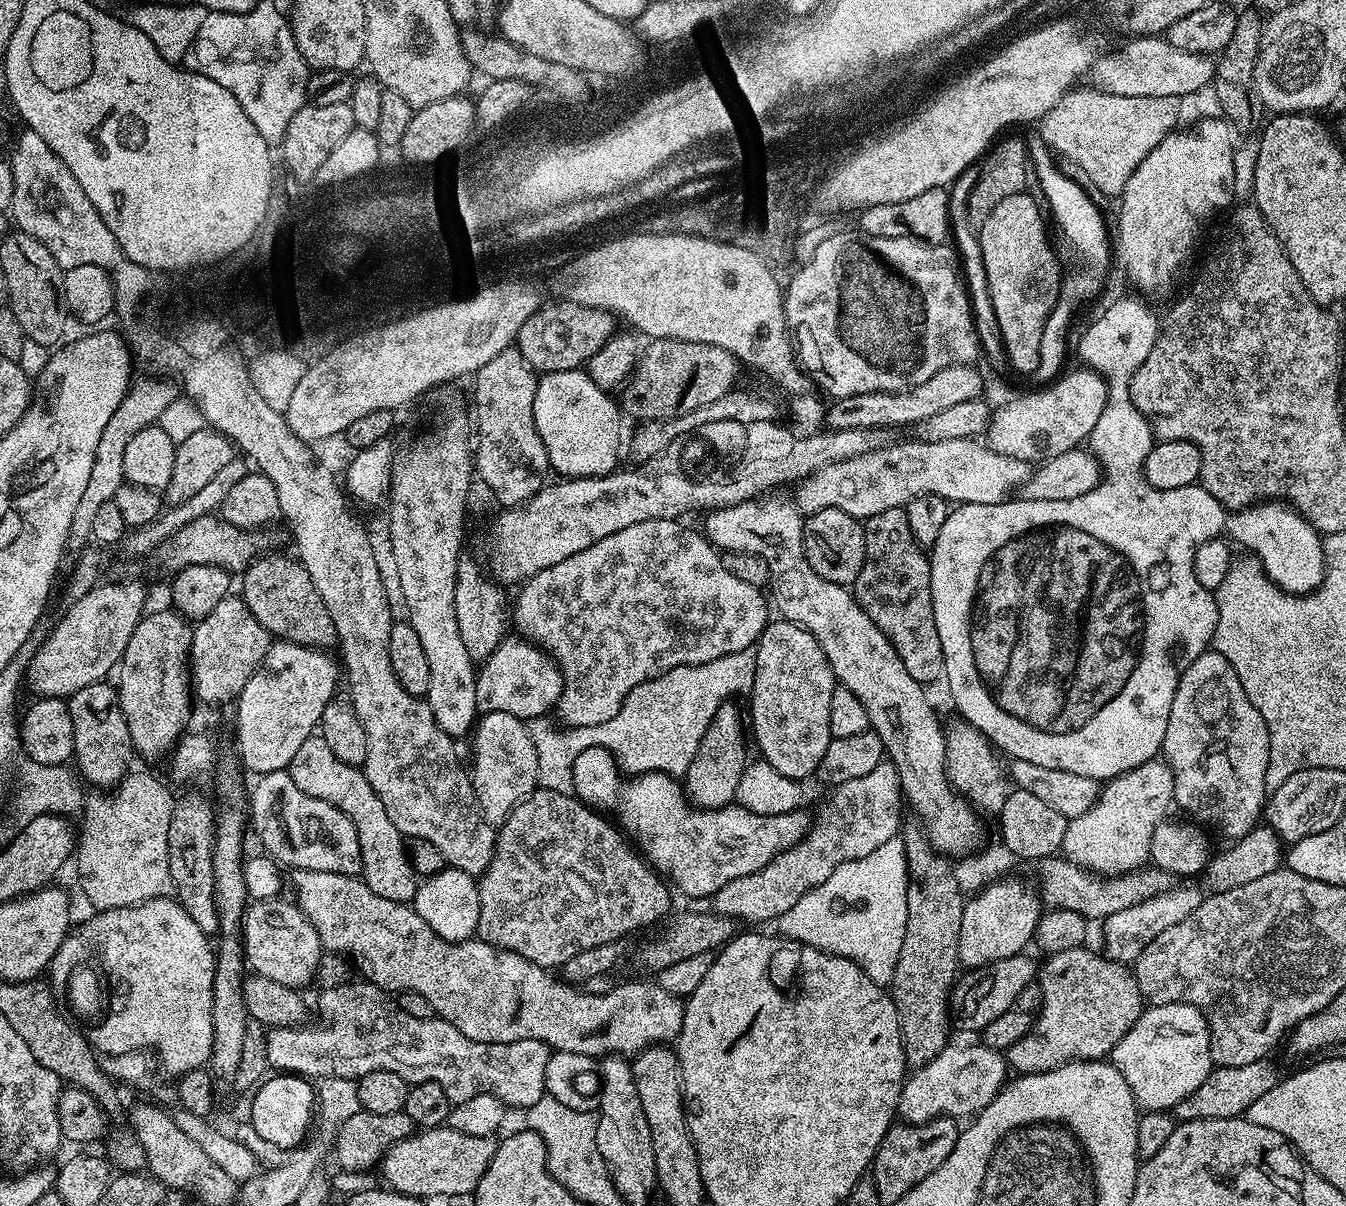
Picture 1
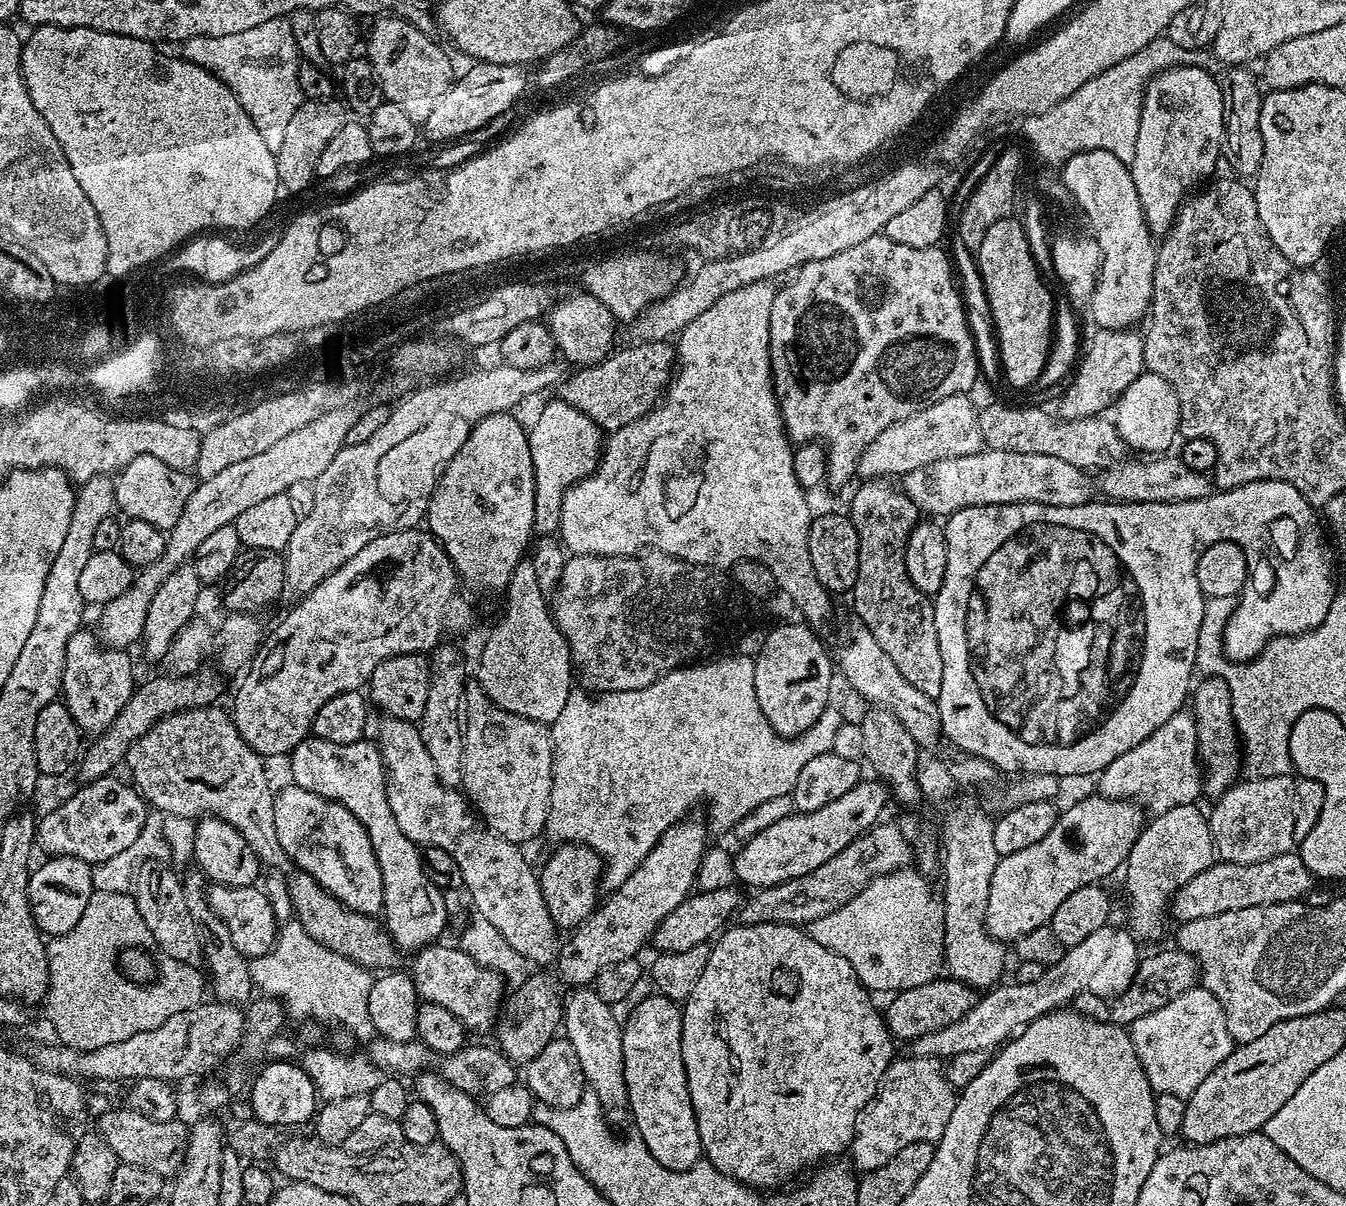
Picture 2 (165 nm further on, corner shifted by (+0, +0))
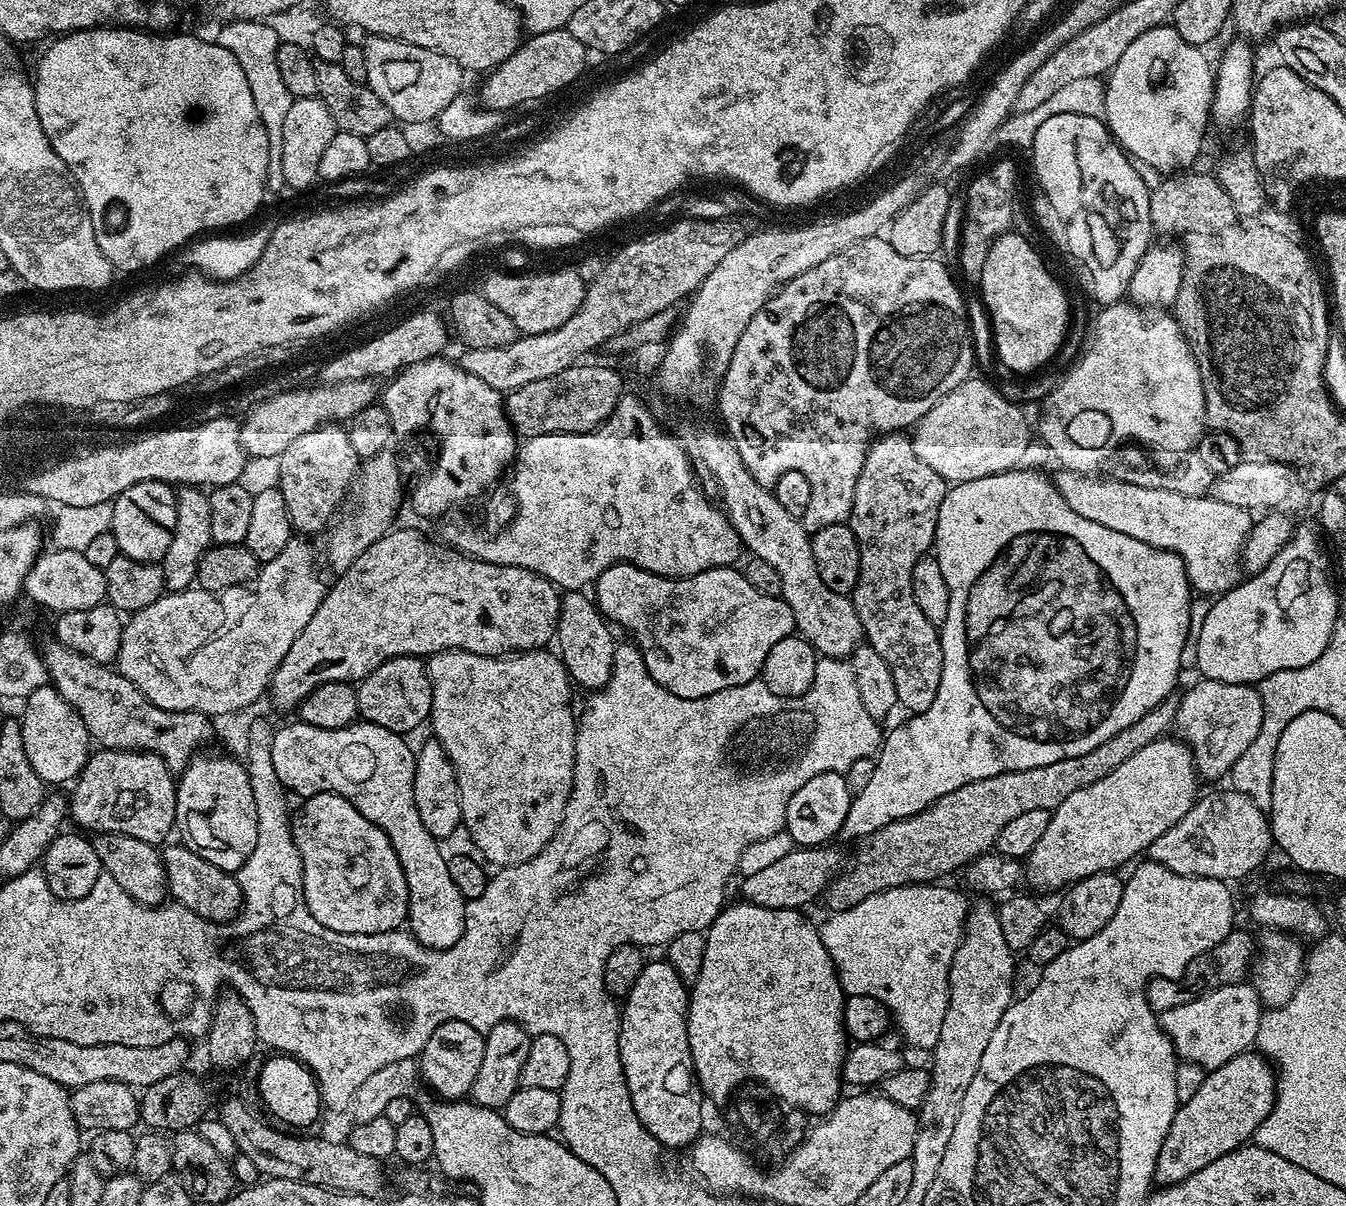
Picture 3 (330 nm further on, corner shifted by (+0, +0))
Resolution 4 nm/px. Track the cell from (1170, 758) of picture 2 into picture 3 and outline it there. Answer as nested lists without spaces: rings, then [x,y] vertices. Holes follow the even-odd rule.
[[[1203,678],[1197,681],[1188,693],[1180,696],[1174,732],[1191,750],[1201,781],[1220,780],[1223,776],[1225,779],[1250,742],[1258,738],[1264,720],[1263,700],[1251,684],[1232,685]]]

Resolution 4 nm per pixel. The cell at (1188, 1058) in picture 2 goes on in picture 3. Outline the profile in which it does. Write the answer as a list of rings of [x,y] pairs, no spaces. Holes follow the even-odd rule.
[[[1241,982],[1222,986],[1218,990],[1203,992],[1201,996],[1183,1006],[1174,1006],[1174,1010],[1166,1010],[1159,1013],[1160,1028],[1170,1038],[1172,1049],[1176,1052],[1181,1061],[1200,1064],[1205,1070],[1211,1070],[1230,1062],[1236,1055],[1249,1051],[1255,1045],[1262,1005],[1258,994],[1252,989],[1251,983]]]

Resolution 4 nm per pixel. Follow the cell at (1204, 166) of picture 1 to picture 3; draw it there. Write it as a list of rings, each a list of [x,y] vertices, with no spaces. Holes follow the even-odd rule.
[[[1161,26],[1134,38],[1106,76],[1103,119],[1108,129],[1133,161],[1149,164],[1161,174],[1191,169],[1195,158],[1205,147],[1204,131],[1210,128],[1212,114],[1214,70],[1200,52],[1203,51],[1197,45],[1187,44],[1175,28]]]

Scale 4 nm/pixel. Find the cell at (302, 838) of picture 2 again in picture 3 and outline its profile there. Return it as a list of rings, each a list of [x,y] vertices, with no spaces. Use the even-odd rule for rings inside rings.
[[[333,792],[307,797],[291,817],[292,841],[304,867],[304,901],[330,930],[338,934],[378,934],[397,931],[408,919],[408,891],[398,854],[390,846],[390,838],[374,822],[370,822],[349,800]]]

